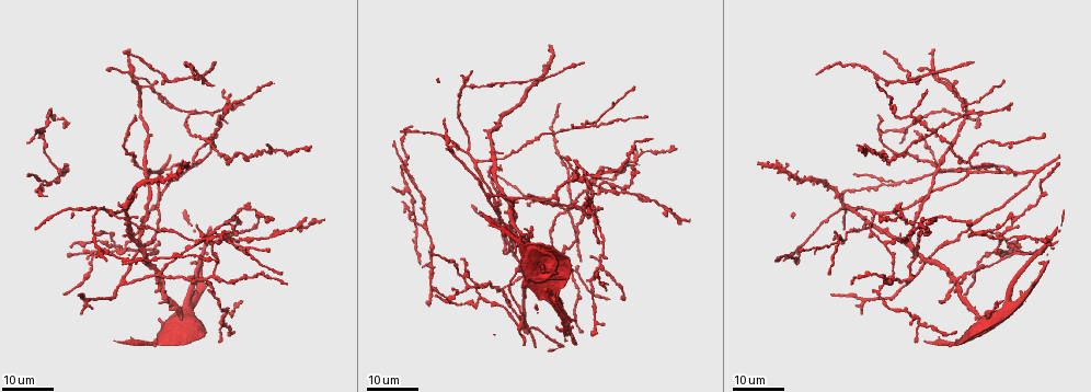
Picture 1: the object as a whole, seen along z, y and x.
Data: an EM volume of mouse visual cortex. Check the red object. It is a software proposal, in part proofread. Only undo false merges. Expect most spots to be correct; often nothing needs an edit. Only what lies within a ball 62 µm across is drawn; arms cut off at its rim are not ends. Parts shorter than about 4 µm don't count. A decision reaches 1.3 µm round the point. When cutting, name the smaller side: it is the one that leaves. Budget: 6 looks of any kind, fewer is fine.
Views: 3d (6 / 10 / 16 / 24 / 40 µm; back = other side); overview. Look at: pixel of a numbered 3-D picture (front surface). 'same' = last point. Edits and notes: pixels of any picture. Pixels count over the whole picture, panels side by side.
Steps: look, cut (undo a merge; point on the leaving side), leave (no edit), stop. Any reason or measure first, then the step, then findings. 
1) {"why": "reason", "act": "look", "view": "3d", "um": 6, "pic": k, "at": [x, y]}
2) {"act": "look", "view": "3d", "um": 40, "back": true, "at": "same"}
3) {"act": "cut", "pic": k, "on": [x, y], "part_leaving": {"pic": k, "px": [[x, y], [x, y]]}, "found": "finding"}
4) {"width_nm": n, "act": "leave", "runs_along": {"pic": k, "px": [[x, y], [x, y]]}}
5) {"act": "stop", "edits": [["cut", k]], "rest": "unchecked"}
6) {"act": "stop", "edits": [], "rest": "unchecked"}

{"act": "look", "view": "3d", "um": 16, "pic": 1, "at": [570, 129]}

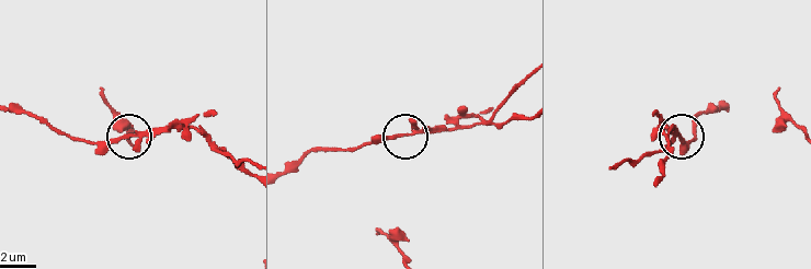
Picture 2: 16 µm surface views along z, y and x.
{"act": "look", "view": "3d", "um": 10, "pic": 2, "at": [679, 135]}

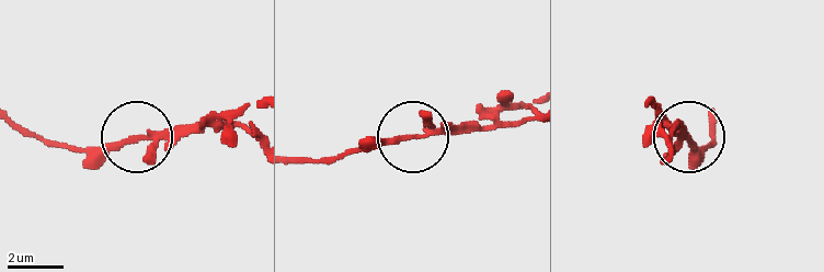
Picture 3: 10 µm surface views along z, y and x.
{"why": "other side", "act": "look", "view": "3d", "um": 10, "back": true, "pic": 3, "at": [130, 142]}

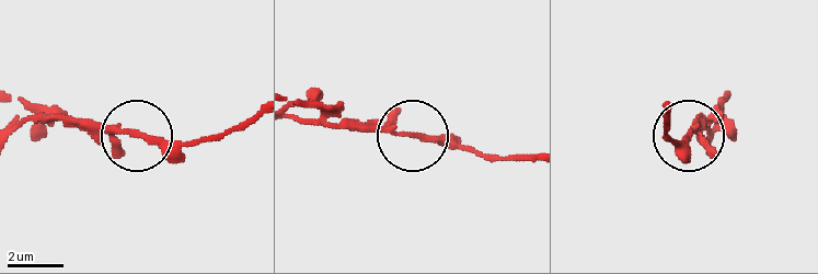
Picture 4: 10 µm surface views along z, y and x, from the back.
{"act": "leave", "runs_along": {"pic": 4, "px": [[532, 160], [343, 125]]}, "found": "continuous, no second neuron"}

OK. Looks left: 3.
{"why": "three-way junction", "act": "look", "view": "3d", "um": 24, "pic": 1, "at": [228, 241]}

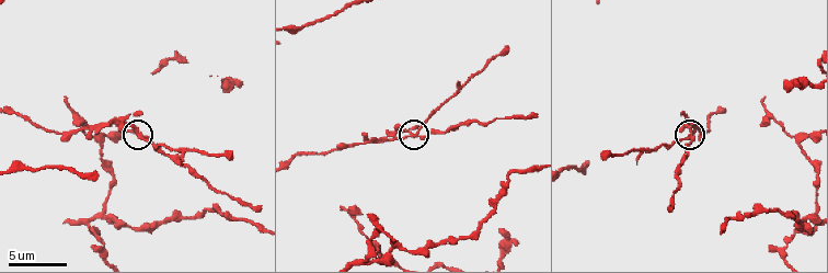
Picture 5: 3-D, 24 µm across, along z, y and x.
{"act": "look", "view": "3d", "um": 10, "pic": 5, "at": [689, 139]}

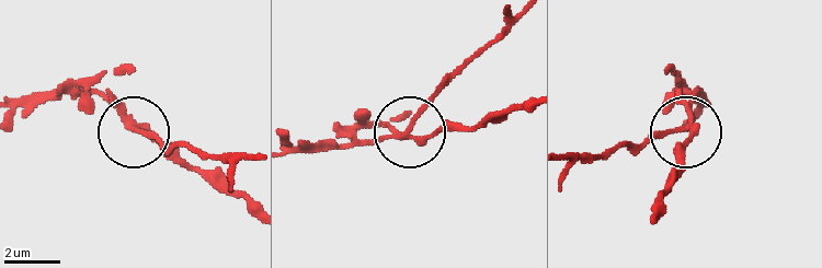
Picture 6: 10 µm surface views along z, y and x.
{"act": "cut", "pic": 6, "on": [163, 146], "part_leaving": {"pic": 6, "px": [[139, 132], [207, 154], [250, 154]]}, "found": "two neurons meet here"}

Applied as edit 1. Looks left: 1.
{"act": "stop", "edits": [["cut", 6]], "rest": "unchecked"}

